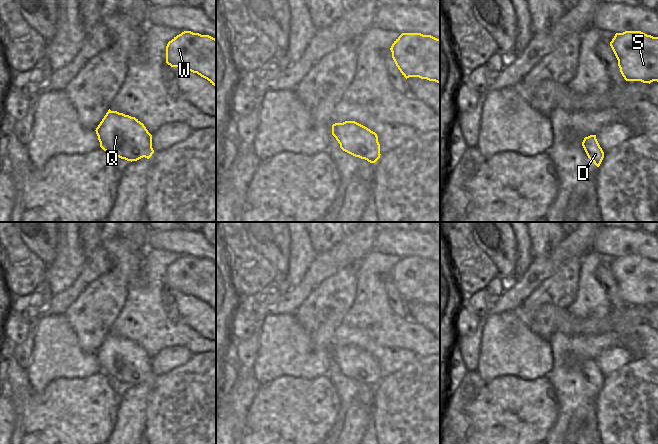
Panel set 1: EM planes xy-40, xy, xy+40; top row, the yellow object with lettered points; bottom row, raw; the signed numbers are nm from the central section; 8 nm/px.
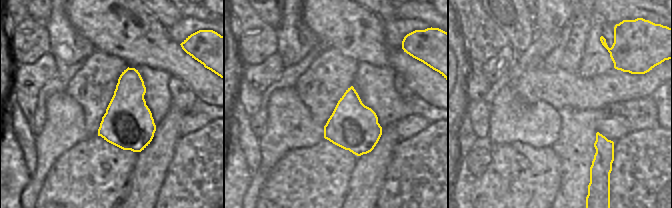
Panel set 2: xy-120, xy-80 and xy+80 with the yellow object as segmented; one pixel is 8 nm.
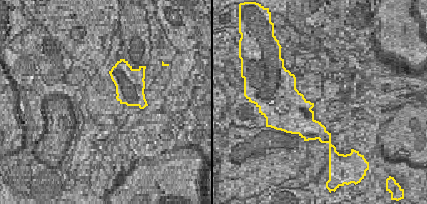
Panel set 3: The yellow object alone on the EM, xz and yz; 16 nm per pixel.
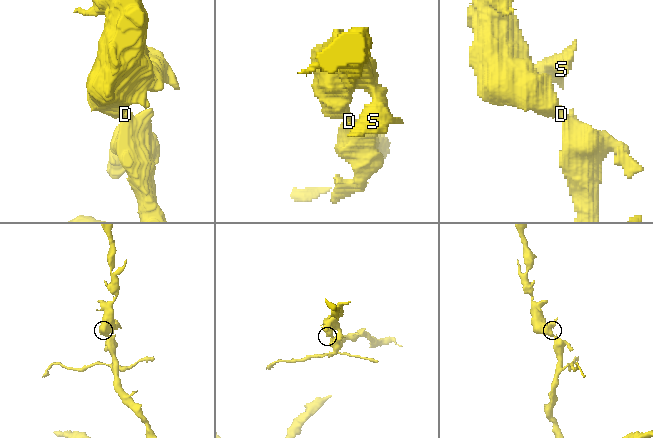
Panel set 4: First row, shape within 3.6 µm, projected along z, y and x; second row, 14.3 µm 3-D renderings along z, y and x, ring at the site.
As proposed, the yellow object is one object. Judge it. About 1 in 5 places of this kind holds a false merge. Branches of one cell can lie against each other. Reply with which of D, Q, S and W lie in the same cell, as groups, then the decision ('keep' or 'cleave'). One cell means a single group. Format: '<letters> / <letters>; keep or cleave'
D Q S W; keep

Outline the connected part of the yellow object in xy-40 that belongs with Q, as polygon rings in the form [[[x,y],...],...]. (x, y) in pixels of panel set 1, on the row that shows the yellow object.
[[[109,109],[95,131],[100,147],[109,155],[132,162],[154,153],[152,135],[135,117]]]

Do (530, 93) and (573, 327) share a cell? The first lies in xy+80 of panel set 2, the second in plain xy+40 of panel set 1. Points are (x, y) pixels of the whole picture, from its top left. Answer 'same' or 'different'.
same

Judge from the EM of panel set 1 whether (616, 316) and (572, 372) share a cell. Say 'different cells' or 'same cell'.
different cells

